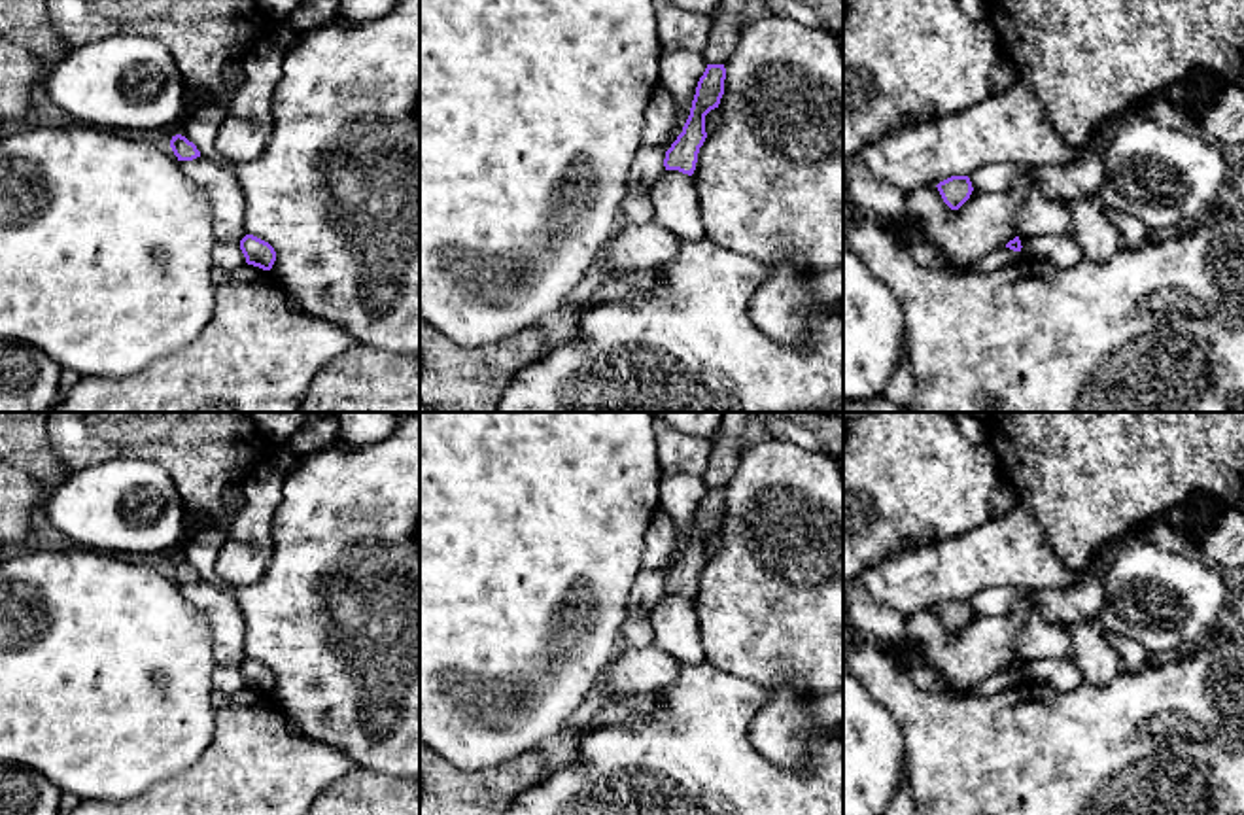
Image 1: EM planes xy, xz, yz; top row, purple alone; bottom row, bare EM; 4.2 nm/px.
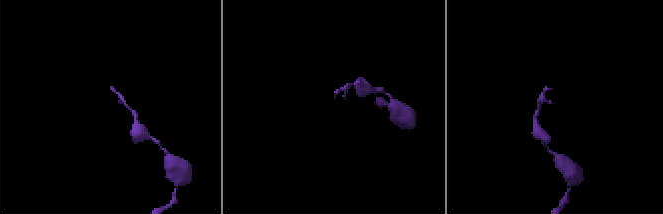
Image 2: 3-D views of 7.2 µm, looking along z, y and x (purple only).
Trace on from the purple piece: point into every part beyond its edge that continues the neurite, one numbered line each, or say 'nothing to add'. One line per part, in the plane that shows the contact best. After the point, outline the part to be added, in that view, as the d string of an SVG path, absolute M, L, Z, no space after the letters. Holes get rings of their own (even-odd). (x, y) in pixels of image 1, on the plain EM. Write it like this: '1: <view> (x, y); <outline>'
nothing to add

